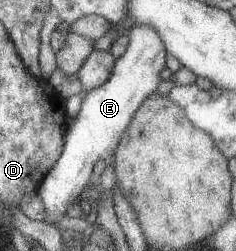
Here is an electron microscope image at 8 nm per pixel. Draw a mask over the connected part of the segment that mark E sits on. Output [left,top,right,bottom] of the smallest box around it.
[37,24,167,226]

